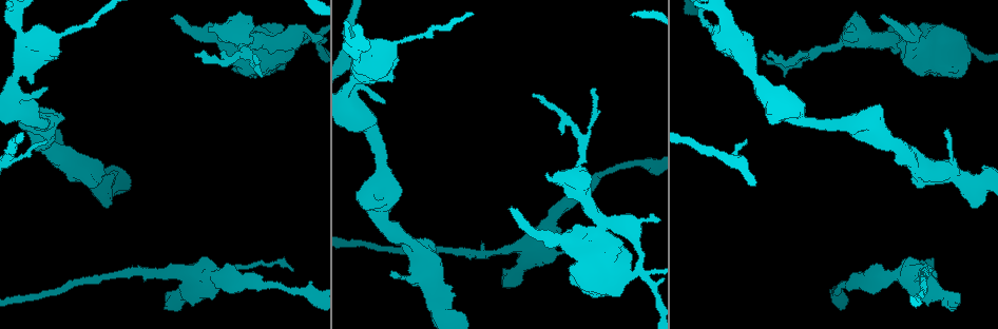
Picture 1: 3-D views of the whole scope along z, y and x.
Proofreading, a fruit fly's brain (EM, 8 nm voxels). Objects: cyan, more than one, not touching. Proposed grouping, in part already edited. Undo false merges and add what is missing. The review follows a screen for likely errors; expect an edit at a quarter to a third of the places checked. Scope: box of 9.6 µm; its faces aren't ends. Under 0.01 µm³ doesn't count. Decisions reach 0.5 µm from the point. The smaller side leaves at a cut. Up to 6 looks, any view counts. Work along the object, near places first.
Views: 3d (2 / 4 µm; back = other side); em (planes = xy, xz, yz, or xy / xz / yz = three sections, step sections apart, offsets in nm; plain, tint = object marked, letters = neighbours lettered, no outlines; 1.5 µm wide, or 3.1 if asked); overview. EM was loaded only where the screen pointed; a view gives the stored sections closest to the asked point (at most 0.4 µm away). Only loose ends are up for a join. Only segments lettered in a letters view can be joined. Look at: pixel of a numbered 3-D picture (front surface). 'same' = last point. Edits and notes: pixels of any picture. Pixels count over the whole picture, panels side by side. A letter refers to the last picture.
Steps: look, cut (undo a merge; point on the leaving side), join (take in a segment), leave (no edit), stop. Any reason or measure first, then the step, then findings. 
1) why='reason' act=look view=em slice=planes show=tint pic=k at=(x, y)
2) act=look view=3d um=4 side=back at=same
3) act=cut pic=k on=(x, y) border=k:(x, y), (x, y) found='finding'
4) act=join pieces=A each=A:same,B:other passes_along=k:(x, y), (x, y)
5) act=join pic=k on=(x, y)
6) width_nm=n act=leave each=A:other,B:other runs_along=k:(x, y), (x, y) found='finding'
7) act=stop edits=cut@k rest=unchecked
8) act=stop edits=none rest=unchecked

why='a fork' act=look view=em slice=planes show=letters pic=1 at=(305, 41)

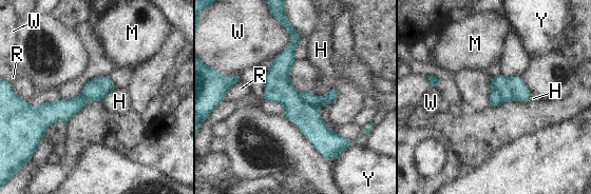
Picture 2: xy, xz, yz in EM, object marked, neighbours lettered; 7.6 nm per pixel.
longest_contact=W:280nm act=cut pic=2 on=(279, 89) each=H:other,M:other,R:other,W:other,Y:other found='two cells meet here'

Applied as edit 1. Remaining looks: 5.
act=look view=overview

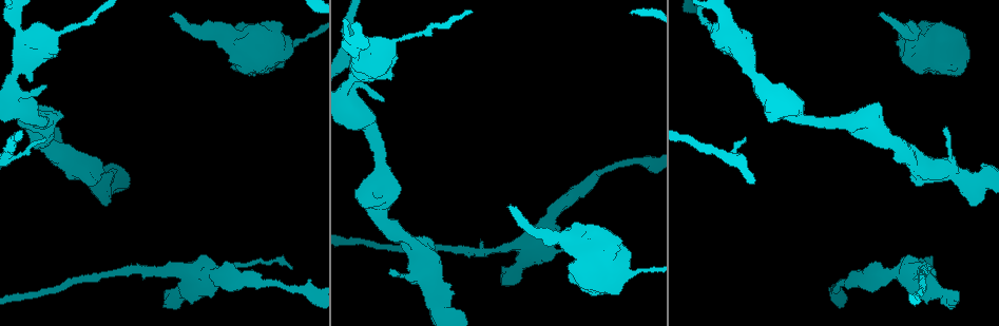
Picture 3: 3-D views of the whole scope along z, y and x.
why='end of a long branch' act=look view=em slice=planes show=letters pic=3 at=(879, 13)

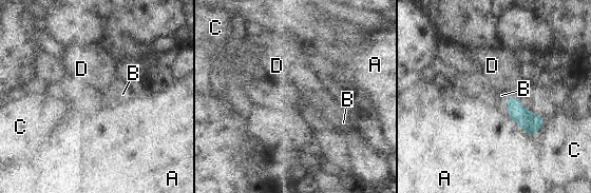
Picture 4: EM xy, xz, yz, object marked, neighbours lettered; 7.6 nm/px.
act=leave each=A:other,B:other,C:other,D:other border=4:(502, 102), (529, 135) found='none of them fits'

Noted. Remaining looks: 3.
act=stop edits=cut@2 rest=unchecked

